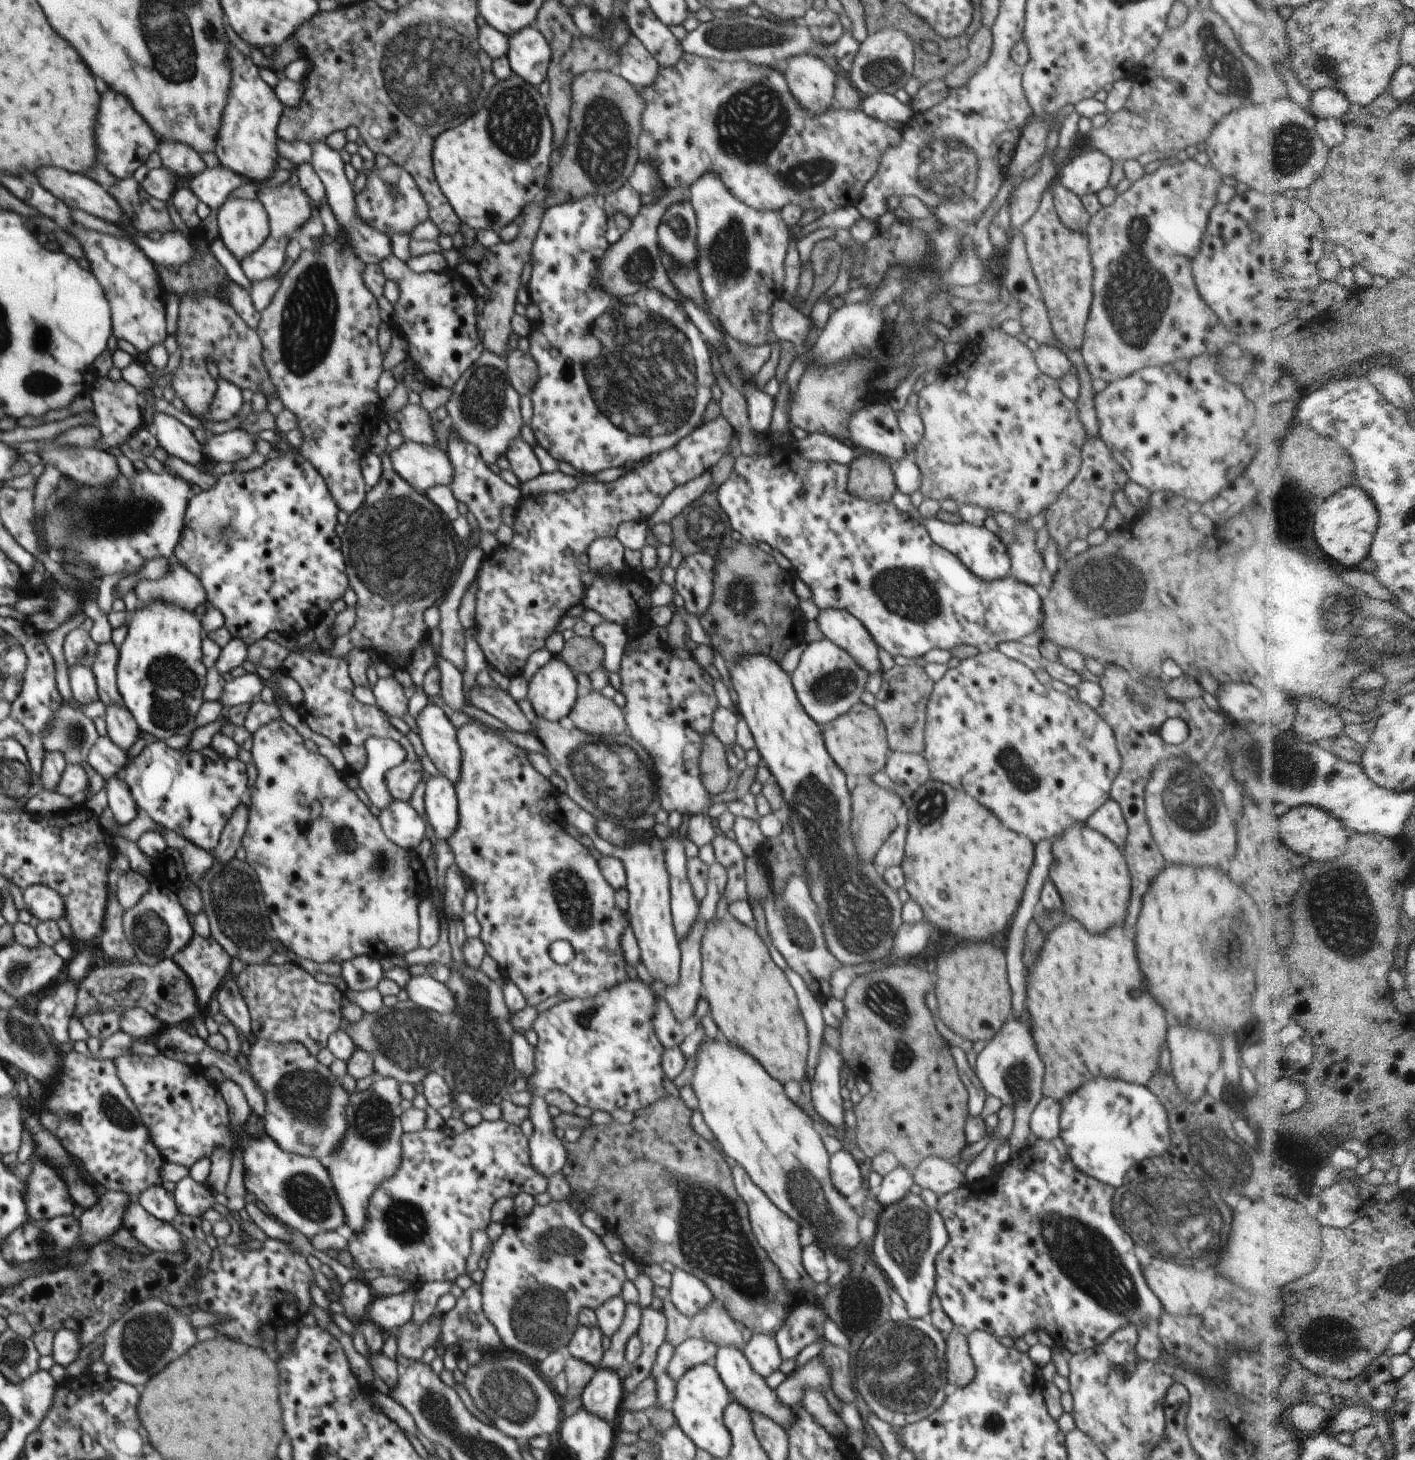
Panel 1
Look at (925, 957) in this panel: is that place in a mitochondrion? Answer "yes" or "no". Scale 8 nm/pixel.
no

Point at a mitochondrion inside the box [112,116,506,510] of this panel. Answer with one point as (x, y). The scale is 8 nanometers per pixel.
(309, 318)

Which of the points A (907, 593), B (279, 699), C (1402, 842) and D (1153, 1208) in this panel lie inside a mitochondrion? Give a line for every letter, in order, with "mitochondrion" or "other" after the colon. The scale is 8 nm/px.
A: mitochondrion
B: other
C: other
D: mitochondrion

